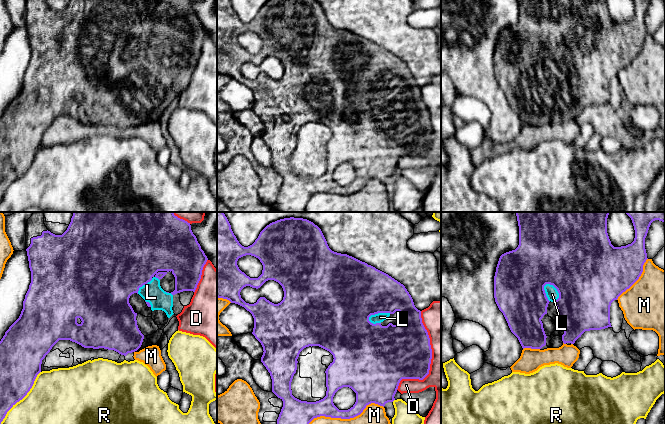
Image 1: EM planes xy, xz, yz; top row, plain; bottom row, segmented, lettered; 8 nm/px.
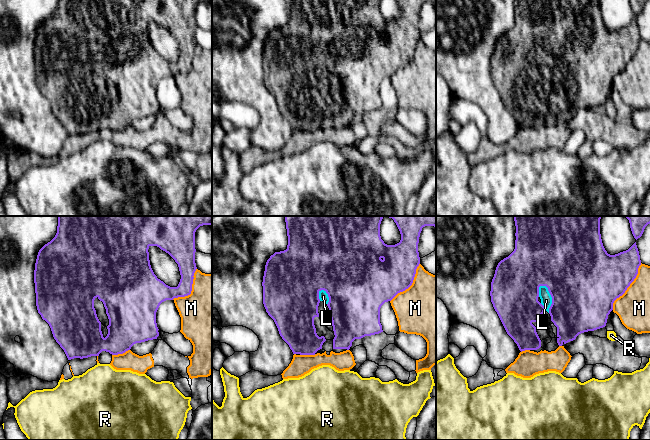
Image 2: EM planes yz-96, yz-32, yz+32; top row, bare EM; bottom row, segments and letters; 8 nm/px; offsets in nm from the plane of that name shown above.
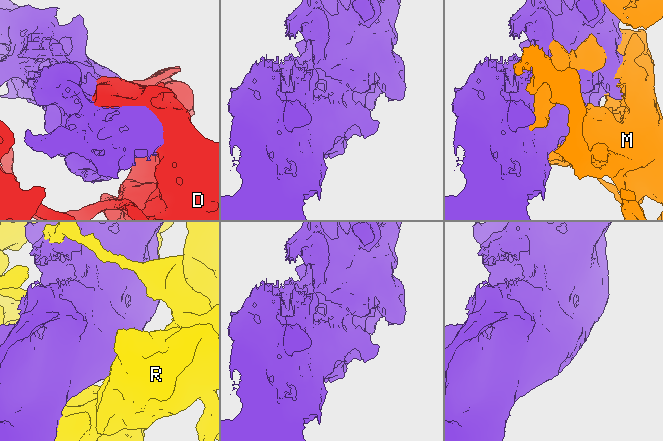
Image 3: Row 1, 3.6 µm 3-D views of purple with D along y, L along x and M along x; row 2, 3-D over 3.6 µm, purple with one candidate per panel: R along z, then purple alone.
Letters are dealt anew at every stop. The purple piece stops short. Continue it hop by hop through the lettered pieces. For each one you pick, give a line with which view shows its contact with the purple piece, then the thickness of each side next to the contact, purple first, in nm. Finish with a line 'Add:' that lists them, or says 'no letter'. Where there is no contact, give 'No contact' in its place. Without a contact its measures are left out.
L: Touches purple in yz. Thickness 500 nm (purple) against 100 nm
Add: L

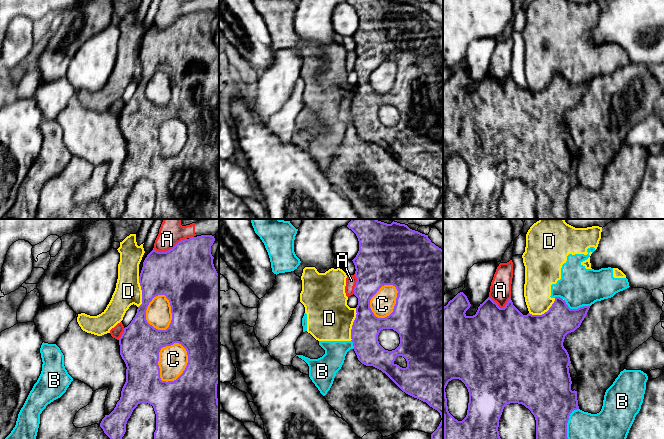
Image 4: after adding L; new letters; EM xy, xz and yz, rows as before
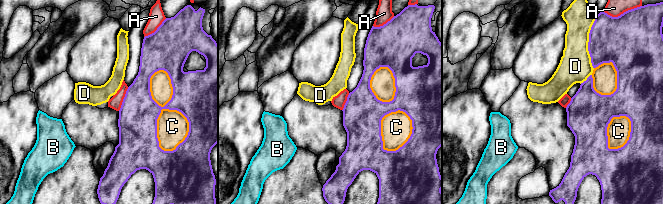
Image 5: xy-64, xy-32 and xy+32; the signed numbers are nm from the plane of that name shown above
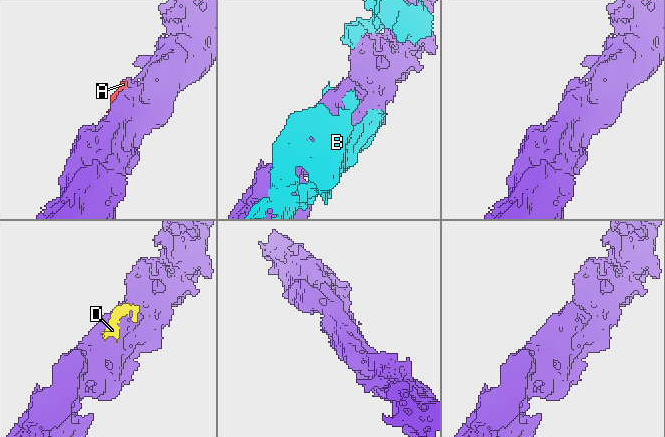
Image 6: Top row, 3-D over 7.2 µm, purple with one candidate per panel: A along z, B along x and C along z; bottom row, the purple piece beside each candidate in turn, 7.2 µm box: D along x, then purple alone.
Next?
Add: no letter

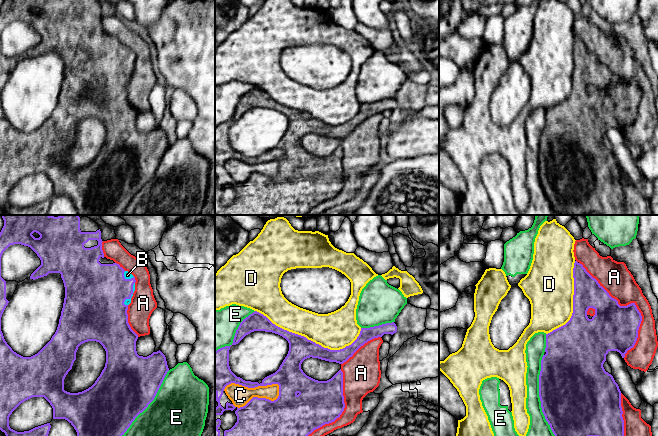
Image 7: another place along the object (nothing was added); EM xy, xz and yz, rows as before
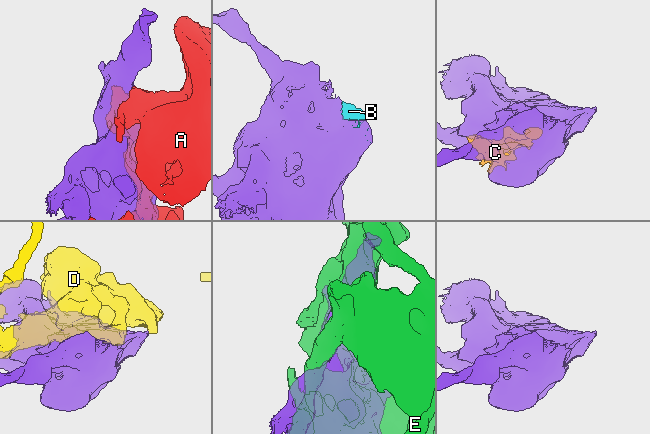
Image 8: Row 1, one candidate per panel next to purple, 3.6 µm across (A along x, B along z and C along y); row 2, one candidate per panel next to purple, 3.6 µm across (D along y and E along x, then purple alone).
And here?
B: Touches purple in xy. Thickness 420 nm (purple) against 50 nm
Add: B

